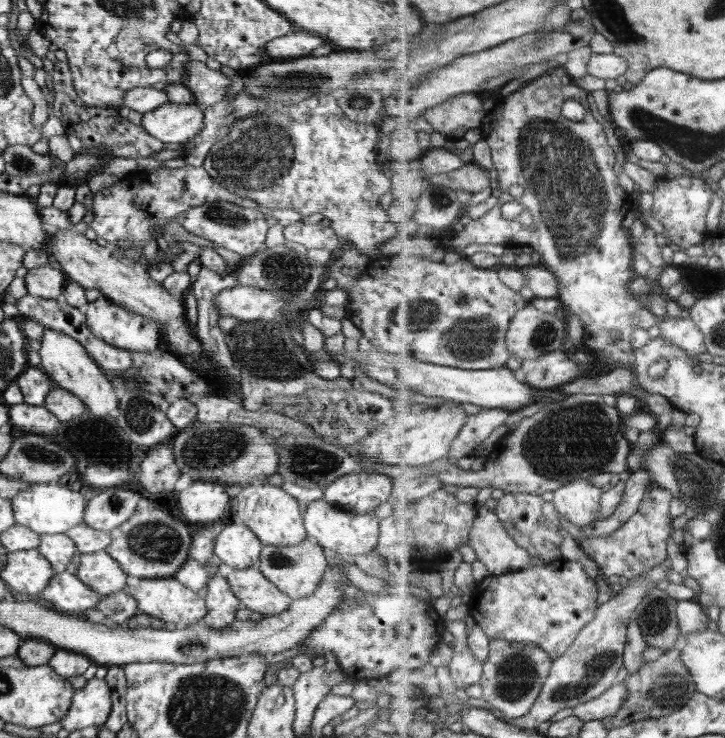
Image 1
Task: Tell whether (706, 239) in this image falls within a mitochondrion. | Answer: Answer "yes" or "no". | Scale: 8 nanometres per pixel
no

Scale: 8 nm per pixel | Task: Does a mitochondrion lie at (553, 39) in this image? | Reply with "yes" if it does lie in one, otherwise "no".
no

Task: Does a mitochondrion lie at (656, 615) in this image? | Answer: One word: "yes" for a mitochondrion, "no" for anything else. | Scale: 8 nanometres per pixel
yes

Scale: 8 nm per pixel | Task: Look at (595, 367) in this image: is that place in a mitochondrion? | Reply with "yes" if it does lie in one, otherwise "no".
no

